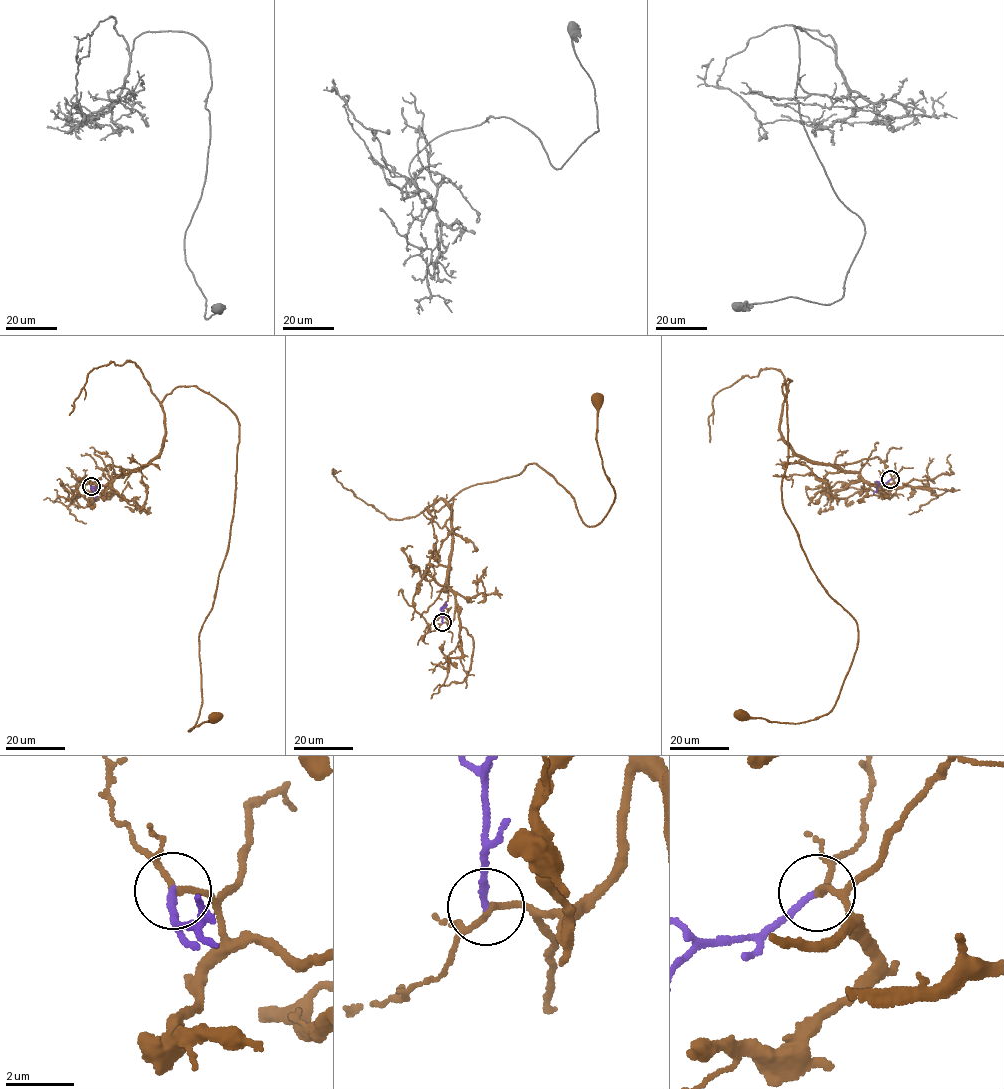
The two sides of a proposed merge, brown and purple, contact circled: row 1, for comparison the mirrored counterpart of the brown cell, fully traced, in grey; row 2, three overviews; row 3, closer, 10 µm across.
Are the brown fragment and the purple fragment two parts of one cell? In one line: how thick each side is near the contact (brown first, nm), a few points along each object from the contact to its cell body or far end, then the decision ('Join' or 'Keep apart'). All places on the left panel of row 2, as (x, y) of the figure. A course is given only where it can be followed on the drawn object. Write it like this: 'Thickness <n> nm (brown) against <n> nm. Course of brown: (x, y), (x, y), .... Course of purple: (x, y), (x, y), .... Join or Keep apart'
Thickness 160 nm (brown) against 190 nm. Course of brown: (91, 486), (113, 490), (155, 458), (176, 387), (236, 416), (234, 512), (188, 730), (215, 719). Course of purple: (91, 486), (95, 499). Keep apart

